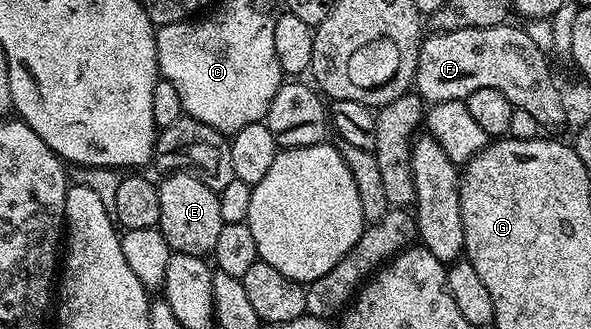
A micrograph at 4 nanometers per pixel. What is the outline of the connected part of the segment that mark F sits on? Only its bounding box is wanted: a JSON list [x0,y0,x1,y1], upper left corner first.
[415,22,565,129]

